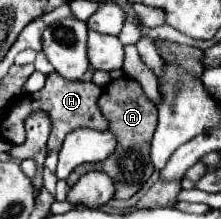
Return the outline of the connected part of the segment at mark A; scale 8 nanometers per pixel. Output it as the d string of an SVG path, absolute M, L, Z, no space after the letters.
M117 79L109 87L103 89L103 93L99 97L99 107L101 107L103 115L109 119L109 131L117 137L117 149L101 163L89 163L89 165L77 167L69 175L67 183L75 185L89 171L103 171L115 183L115 199L129 199L143 187L143 183L153 173L153 167L149 161L149 151L151 151L151 137L153 137L153 131L157 125L157 109L153 109L149 97L145 97L143 89L137 83L125 83L125 79Z

